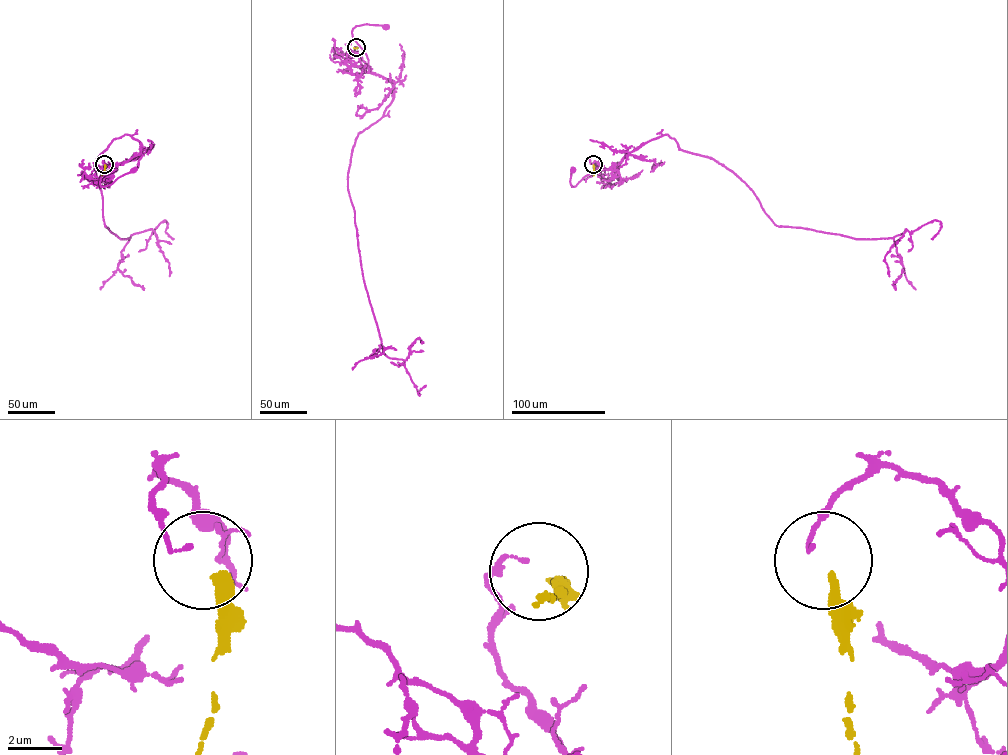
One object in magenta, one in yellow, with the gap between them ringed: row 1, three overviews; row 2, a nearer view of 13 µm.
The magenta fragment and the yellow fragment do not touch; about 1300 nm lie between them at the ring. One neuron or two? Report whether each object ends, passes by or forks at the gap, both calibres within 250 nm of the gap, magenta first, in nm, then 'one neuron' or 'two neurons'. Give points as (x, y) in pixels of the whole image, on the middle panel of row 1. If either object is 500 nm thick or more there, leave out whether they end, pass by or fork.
magenta ends | yellow ends | 140/440 nm | two neurons

